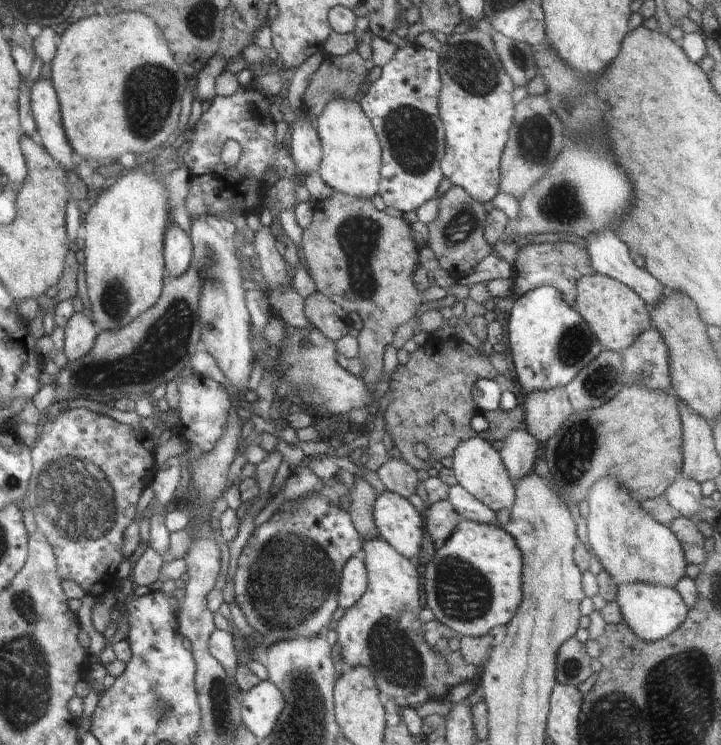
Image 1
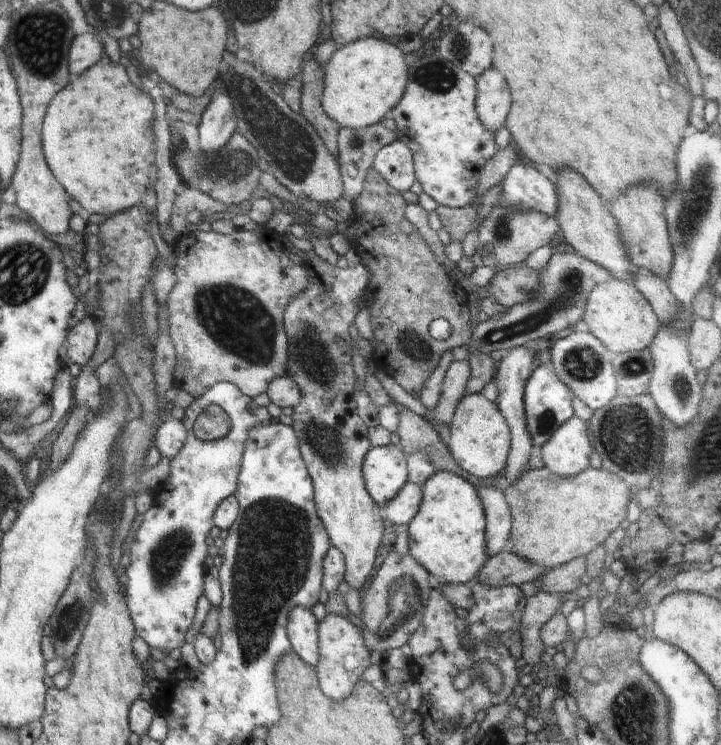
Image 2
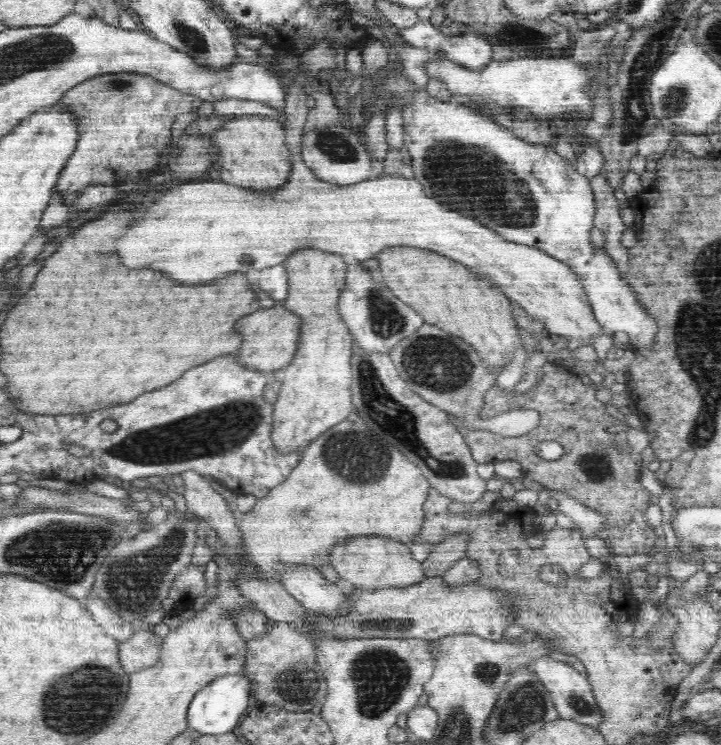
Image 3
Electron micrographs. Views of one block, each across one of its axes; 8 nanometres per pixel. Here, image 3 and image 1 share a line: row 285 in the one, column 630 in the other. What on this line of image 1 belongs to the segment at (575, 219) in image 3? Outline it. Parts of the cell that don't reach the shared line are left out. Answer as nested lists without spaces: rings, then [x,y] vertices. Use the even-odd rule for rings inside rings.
[[[631,582],[617,585],[617,603],[620,605],[622,618],[628,627],[645,641],[654,642],[661,638],[670,637],[680,625],[686,621],[688,608],[680,598],[677,590],[648,584],[645,582]]]

